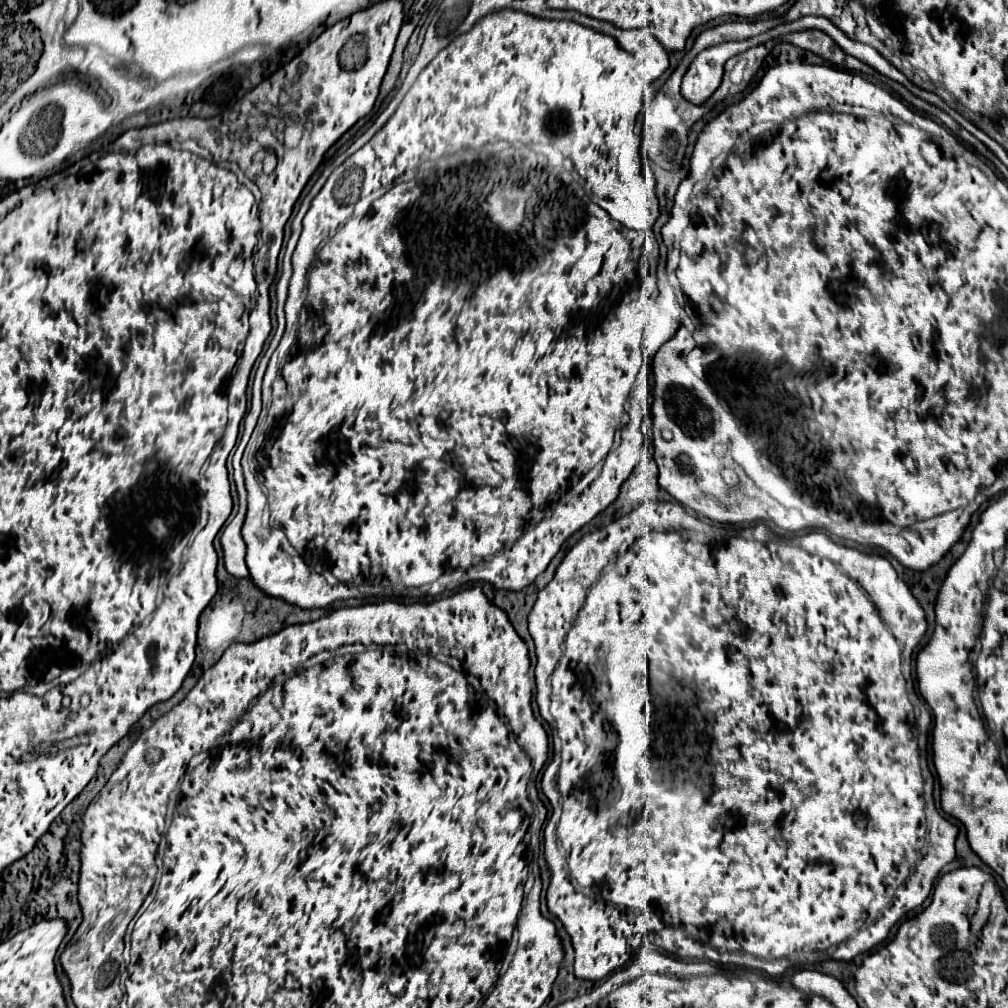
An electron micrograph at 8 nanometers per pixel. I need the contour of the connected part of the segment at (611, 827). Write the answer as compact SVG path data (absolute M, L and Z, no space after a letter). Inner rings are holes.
M643 502L627 516L607 524L605 528L593 534L583 536L563 558L553 580L539 592L537 602L529 614L529 634L535 642L537 654L535 678L541 678L541 682L543 676L551 678L551 672L557 666L551 678L551 713L550 710L539 708L540 715L553 730L557 722L559 737L553 735L554 756L544 772L555 772L555 786L559 784L559 790L563 794L563 814L557 826L557 836L553 830L553 838L545 842L545 862L551 874L551 882L547 888L547 908L553 916L561 920L563 928L571 936L571 944L575 950L573 974L575 978L597 982L613 970L625 966L639 950L639 946L645 942L651 918L653 932L663 932L663 950L675 954L677 958L709 960L721 966L733 964L741 968L761 970L769 976L783 976L795 966L803 966L807 962L817 960L851 960L853 956L867 952L869 948L879 944L887 936L889 928L909 910L919 908L929 898L933 882L941 868L955 858L955 840L959 834L957 826L945 820L945 816L939 818L939 812L931 802L927 804L929 822L925 818L925 780L921 776L919 766L917 728L913 724L913 706L907 694L905 676L901 672L901 660L905 662L905 670L911 670L909 662L913 662L913 652L927 632L925 610L921 608L919 600L911 594L909 586L899 578L895 568L889 570L889 560L886 557L876 553L869 554L856 547L835 544L824 532L807 534L803 550L797 544L779 538L759 540L727 534L723 528L717 528L707 522L703 522L703 528L699 530L665 530L665 520L667 514L671 514L671 510L677 510L677 504ZM661 620L665 620L665 626L661 628L661 632L657 632L657 624ZM653 636L657 636L657 646L651 644ZM643 648L647 648L647 658L641 652ZM649 684L653 696L653 718L651 730L647 732L645 702L649 702ZM641 718L645 718L645 730L641 730L641 742L645 742L645 750L633 750L633 754L617 750L617 746L621 746L621 726L629 726L629 730L633 730L633 726L637 726ZM925 834L929 836L927 854L921 858L921 850L925 850ZM557 838L561 840L563 850L569 854L567 858L559 852ZM857 934L865 934L863 946L859 942L861 936Z

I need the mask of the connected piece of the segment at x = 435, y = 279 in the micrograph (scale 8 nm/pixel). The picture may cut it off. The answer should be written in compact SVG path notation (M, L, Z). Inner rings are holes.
M499 10L499 12L493 12L493 14L489 14L489 16L485 16L485 18L481 18L481 20L479 20L479 22L477 22L477 24L475 24L475 26L473 26L473 28L471 28L471 30L469 30L469 32L465 32L465 34L461 34L461 36L457 36L457 38L455 38L455 40L453 40L453 42L451 42L451 44L449 44L449 46L447 46L447 48L445 48L445 50L441 50L441 52L439 52L439 54L437 54L437 56L435 56L435 58L433 58L433 60L431 60L431 62L429 62L429 66L427 66L427 68L425 68L425 70L423 70L423 72L421 72L421 74L419 74L419 78L417 78L417 80L415 80L415 84L413 84L413 86L411 86L411 90L409 90L409 92L407 92L407 94L405 94L405 98L403 98L403 102L401 102L401 104L399 104L399 108L397 108L397 110L395 110L395 114L393 114L393 116L391 116L391 118L389 118L389 120L387 120L387 124L385 124L385 126L383 126L383 128L381 128L381 130L379 130L379 132L377 132L377 134L375 134L375 136L373 136L373 138L371 138L371 140L369 140L369 142L367 142L367 144L365 144L365 146L363 146L363 148L359 148L359 150L357 150L357 152L355 152L355 154L351 154L351 156L349 156L349 158L347 158L347 160L345 160L345 162L343 162L343 164L341 164L341 166L339 166L339 168L335 168L335 170L333 170L333 174L331 174L331 176L329 176L329 178L327 178L327 182L325 182L325 186L323 186L323 188L321 188L321 192L319 192L319 194L317 194L317 196L315 196L315 198L313 198L313 202L311 202L311 206L309 206L309 210L307 210L307 214L305 214L305 218L303 218L303 232L301 232L301 238L299 238L299 242L297 242L297 248L295 248L295 250L294 250L294 253L293 253L293 276L291 276L291 282L289 282L289 292L287 292L287 302L285 302L285 307L284 307L284 310L285 310L285 318L286 318L286 328L285 328L285 332L284 332L284 334L283 334L283 337L282 337L282 339L281 339L281 341L280 341L280 343L279 343L279 345L278 345L278 347L277 347L277 349L276 349L276 350L275 350L275 352L274 352L274 353L273 353L273 355L272 355L272 357L271 357L271 359L270 359L270 361L269 361L269 364L268 364L268 366L267 366L267 369L266 369L266 372L265 372L265 373L266 373L266 376L267 376L267 377L269 377L269 378L275 378L275 377L276 377L276 378L277 378L277 380L275 380L275 382L273 382L273 402L271 402L271 408L269 408L269 420L271 420L271 426L269 426L269 428L267 428L267 434L265 434L265 442L263 442L263 446L261 446L261 450L257 450L257 460L259 460L259 464L261 464L261 474L263 474L263 484L265 484L265 486L267 486L267 498L269 498L269 508L271 508L271 526L275 526L275 528L271 528L271 526L269 526L269 524L265 524L265 516L263 516L263 512L265 512L265 510L267 510L267 498L265 498L265 494L263 494L263 490L261 490L261 484L259 484L259 482L257 482L257 478L255 478L255 476L253 476L253 472L251 472L251 470L249 470L249 468L247 468L247 466L245 466L245 468L243 468L243 474L245 474L245 486L247 486L247 494L249 494L249 508L247 508L247 516L245 516L245 526L243 526L243 530L241 530L241 534L243 534L243 538L245 538L245 544L247 544L247 556L245 556L245 560L247 560L247 568L249 568L249 574L251 574L251 580L253 580L253 582L255 582L255 586L257 586L257 588L259 588L259 590L261 590L261 592L265 592L265 594L267 594L267 596L273 596L273 598L281 598L281 600L285 600L285 602L289 602L289 604L293 604L293 606L299 606L299 608L325 608L325 606L329 606L329 604L333 604L333 602L335 602L335 600L347 600L347 598L357 598L357 596L363 596L363 592L359 592L359 590L357 590L357 588L355 588L355 586L345 586L345 584L357 584L357 586L373 586L373 584L381 584L381 585L382 585L382 586L383 586L383 588L384 588L384 589L386 589L386 590L387 590L387 591L389 591L389 588L391 588L391 589L392 589L392 590L395 590L395 591L396 591L396 592L399 592L399 593L400 593L400 594L401 594L401 595L400 595L400 596L401 596L401 597L404 597L404 598L412 598L412 599L419 599L419 598L422 598L422 597L424 597L424 596L426 596L426 595L431 595L431 596L434 596L434 597L435 597L435 596L439 596L439 595L441 595L441 594L442 594L442 593L444 593L444 592L445 592L445 591L452 591L452 590L454 590L454 589L456 589L456 588L457 588L457 587L460 587L460 586L462 586L462 585L464 585L464 584L467 584L467 583L474 583L474 582L491 582L491 584L493 584L493 586L495 586L495 588L501 588L501 590L521 590L521 588L525 588L525 586L529 586L529 584L533 584L533 580L535 580L535 578L537 578L537 576L539 576L539 574L541 574L541 572L543 572L543 570L545 570L545 568L547 568L547 564L549 564L549 562L551 562L551 560L553 560L553 556L555 556L555 554L557 554L557 552L559 552L559 548L561 548L561 544L563 544L563 542L565 542L565 540L567 540L567 538L569 538L569 536L571 536L571 534L573 534L573 532L577 532L577 530L579 530L579 528L581 528L581 526L585 526L585 524L587 524L587 522L591 522L591 520L593 520L593 518L595 518L595 516L597 516L597 514L599 514L599 512L601 512L601 510L605 510L605 508L607 508L607 506L609 506L609 504L611 504L611 502L613 502L613 500L615 500L615 498L617 498L617 496L619 496L619 488L621 488L621 484L623 484L623 482L625 482L625 480L627 480L627 476L629 476L629 474L631 474L631 470L633 470L633 468L635 468L635 464L637 464L637 460L639 460L639 452L641 452L641 444L643 444L643 434L639 434L639 432L637 432L637 430L633 430L633 432L629 432L629 430L625 430L625 432L627 432L627 434L623 434L623 440L621 440L621 444L619 444L619 446L617 446L617 448L615 448L615 450L611 450L611 452L609 452L609 448L611 448L611 444L613 444L613 434L615 434L615 430L617 430L617 428L619 428L619 426L621 426L621 414L623 414L623 404L625 404L625 402L627 402L627 396L629 396L629 399L628 399L628 402L629 402L629 403L630 403L630 408L629 408L629 410L628 410L628 415L629 415L629 418L630 418L630 420L631 420L631 421L642 421L642 420L643 420L643 417L644 417L644 415L645 415L645 408L647 408L647 409L650 409L650 404L649 404L649 397L650 397L650 394L651 394L651 388L650 388L650 386L649 386L649 385L648 385L648 383L643 383L643 385L642 385L642 384L640 384L640 385L639 385L639 384L634 384L634 386L633 386L633 380L635 380L635 376L638 376L638 378L639 378L639 379L647 379L647 377L648 377L648 376L647 376L647 375L640 375L640 376L641 376L641 378L640 378L640 376L639 376L639 375L637 375L637 372L639 372L639 368L641 368L641 366L643 366L643 358L644 358L644 359L645 359L645 360L646 360L646 361L645 361L645 362L644 362L644 363L645 363L645 364L647 364L647 365L649 365L649 366L650 366L650 364L652 364L652 361L653 361L653 358L654 358L654 356L655 356L655 354L656 354L656 353L657 353L657 351L658 351L658 350L659 350L659 349L660 349L660 347L661 347L661 346L662 346L662 345L663 345L663 344L661 344L661 342L659 342L659 344L649 344L649 346L645 346L645 342L649 342L649 340L651 340L651 338L649 338L649 330L645 330L645 328L647 328L647 322L649 322L649 318L655 318L655 316L657 316L657 314L659 314L659 316L663 316L663 314L661 314L661 308L659 308L659 306L657 306L657 298L659 298L659 297L655 297L655 298L654 298L654 297L648 297L648 296L645 296L645 294L643 294L643 293L640 293L640 290L641 290L641 286L643 286L643 278L641 278L641 276L639 276L639 272L637 272L637 270L639 270L639 258L641 258L641 246L639 246L639 244L637 244L637 232L633 232L633 230L641 230L641 232L643 232L643 234L649 234L649 238L653 238L653 224L655 224L655 220L657 220L657 218L658 218L658 217L659 217L659 202L658 202L658 199L657 199L657 196L656 196L656 193L655 193L655 186L653 186L653 182L651 182L651 180L645 180L645 176L643 176L643 170L641 170L641 156L640 156L640 153L639 153L639 148L640 148L640 143L641 143L641 134L640 134L640 131L641 131L641 125L642 125L642 122L643 122L643 120L640 120L640 119L637 119L637 118L639 118L639 114L641 114L641 110L643 110L643 82L641 82L641 80L639 80L639 76L637 76L637 72L635 72L635 70L633 70L633 68L635 68L635 64L633 64L633 56L631 56L631 54L629 54L629 52L625 52L625 50L623 50L623 48L621 48L621 46L617 46L617 40L615 40L615 38L611 38L611 36L605 36L605 34L601 34L601 32L595 32L595 30L593 30L593 28L585 28L585 26L581 26L581 24L577 24L577 22L571 22L571 20L541 20L541 18L535 18L535 16L529 16L529 14L523 14L523 12L515 12L515 10ZM421 162L425 162L425 164L423 164L423 166L421 166L421 168L419 168L419 170L417 170L417 174L415 174L415 178L411 178L411 180L409 180L409 182L399 182L399 184L393 184L393 188L387 188L387 192L385 192L385 194L383 194L383 196L379 196L379 198L377 198L377 200L373 200L373 202L371 202L371 206L369 206L369 210L367 210L367 212L365 212L365 214L363 214L363 216L353 216L353 218L349 218L349 216L351 216L351 214L353 214L353 208L355 208L355 204L357 204L357 202L359 202L359 198L363 198L363 196L365 196L365 194L371 194L371 192L375 192L375 190L379 190L379 188L381 188L381 186L387 186L387 184L391 184L391 182L393 182L393 180L395 180L395 178L397 178L397 176L401 176L401 174L403 174L403 172L405 172L405 170L409 170L409 168L417 168L417 166L419 166L419 164L421 164ZM565 164L570 164L570 165L569 165L569 166L572 166L572 172L579 172L579 174L577 174L577 176L581 176L581 178L583 178L583 182L585 182L585 181L586 181L586 182L585 182L585 184L587 184L587 186L588 186L588 189L589 189L589 190L591 190L591 194L593 194L593 196L595 196L595 194L601 194L601 196L599 196L599 198L605 198L605 200L609 200L609 206L603 206L603 208L605 208L605 210L607 210L607 212L609 212L609 214L611 214L611 216L613 216L613 218L615 218L615 220L613 220L613 218L611 218L611 216L609 216L609 214L607 214L607 212L605 212L605 210L601 210L601 208L599 208L599 206L595 206L595 204L593 204L593 202L591 202L591 200L589 200L589 198L587 198L587 194L585 194L585 190L583 190L583 188L581 188L581 186L579 186L579 184L577 184L577 182L575 182L575 180L573 180L573 176L571 176L571 172L567 172L567 170L565 170L565 168L563 168L563 167L564 167L564 165L565 165ZM335 232L337 232L337 234L339 234L339 236L337 236L337 238L339 238L339 240L337 240L337 242L327 242L327 244L325 244L325 246L323 246L323 248L321 248L321 250L319 250L319 254L317 254L317 260L315 260L315 264L317 264L317 266L315 266L315 268L313 268L313 270L311 270L311 272L309 272L309 268L311 268L311 264L313 264L313 258L315 258L315 250L317 250L317 246L319 246L319 244L321 244L321 242L323 242L323 240L325 240L325 238L329 238L329 234L335 234ZM307 272L309 272L309 292L307 292L307 298L305 298L305 274L307 274ZM294 345L295 345L295 352L293 352L293 356L291 356L291 360L289 360L289 362L287 362L287 364L283 364L283 366L281 366L281 370L279 370L279 366L280 366L280 362L281 362L281 361L282 361L282 359L283 359L283 358L285 358L285 357L286 357L286 356L287 356L287 355L288 355L288 354L289 354L289 352L290 352L290 350L291 350L291 349L292 349L292 347L293 347L293 346L294 346ZM607 452L609 452L609 464L603 464L603 470L601 470L601 476L599 476L599 480L595 480L595 482L593 482L593 484L591 484L591 486L589 486L589 488L587 488L587 490L583 490L583 492L581 492L581 494L579 494L579 496L575 496L575 498L571 498L571 500L569 500L569 502L567 502L567 504L565 504L565 506L557 506L557 510L555 510L555 512L553 512L553 514L551 514L551 518L545 518L545 514L547 514L547 510L549 510L549 506L551 506L551 504L553 504L553 502L557 502L557 500L559 500L559 498L561 498L561 496L565 496L565 494L567 494L567 492L569 492L569 490L571 490L571 488L573 488L573 486L575 486L575 484L577 484L577 482L579 482L579 480L581 480L581 478L583 478L583 476L585 476L585 474L587 474L587 472L589 472L589 470L591 470L591 468L593 468L593 466L595 466L595 464L597 464L597 462L599 462L599 460L603 460L603 458L605 458L605 456L607 456ZM285 538L289 538L289 542L291 542L291 546L293 546L293 548L295 548L295 550L285 550L285 548L283 548L283 544L285 544ZM313 564L317 564L317 566L319 566L319 568L321 568L321 570L325 570L325 572L331 572L331 574L333 574L333 576L335 576L335 578L337 578L337 580L339 580L339 582L337 582L337 584L331 584L331 582L327 582L327 578L325 578L325 576L321 576L321 574L317 574L317 572L315 572L315 566L313 566Z

